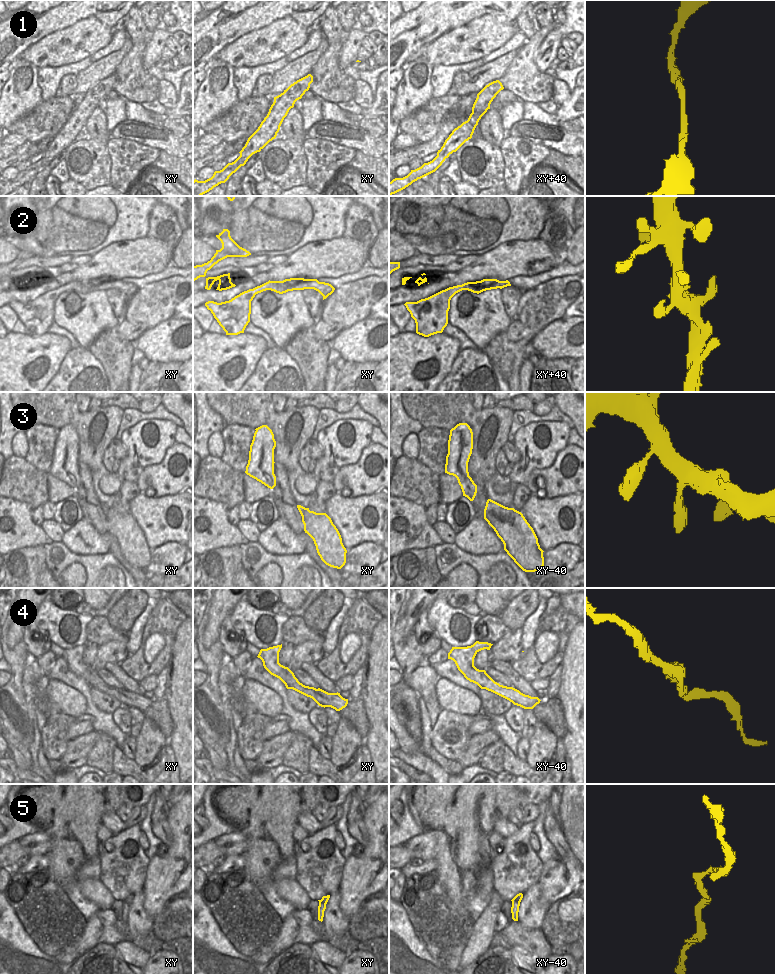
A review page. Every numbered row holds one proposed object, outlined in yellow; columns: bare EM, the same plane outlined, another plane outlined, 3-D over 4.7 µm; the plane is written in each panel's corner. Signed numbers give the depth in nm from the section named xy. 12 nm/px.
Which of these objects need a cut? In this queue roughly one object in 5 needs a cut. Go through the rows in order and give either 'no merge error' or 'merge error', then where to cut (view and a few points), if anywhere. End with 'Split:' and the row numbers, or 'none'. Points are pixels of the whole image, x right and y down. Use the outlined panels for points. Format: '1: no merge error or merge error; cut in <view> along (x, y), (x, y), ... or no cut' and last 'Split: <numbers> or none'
1: no merge error; no cut
2: no merge error; no cut
3: no merge error; no cut
4: no merge error; no cut
5: no merge error; no cut
Split: none

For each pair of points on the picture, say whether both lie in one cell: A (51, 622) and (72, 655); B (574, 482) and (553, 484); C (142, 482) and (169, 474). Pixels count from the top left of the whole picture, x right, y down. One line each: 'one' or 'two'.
A: two
B: one
C: one

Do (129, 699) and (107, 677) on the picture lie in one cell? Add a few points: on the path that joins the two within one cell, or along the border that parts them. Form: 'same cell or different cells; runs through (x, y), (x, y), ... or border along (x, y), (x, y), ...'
same cell; runs through (123, 696), (112, 683)

